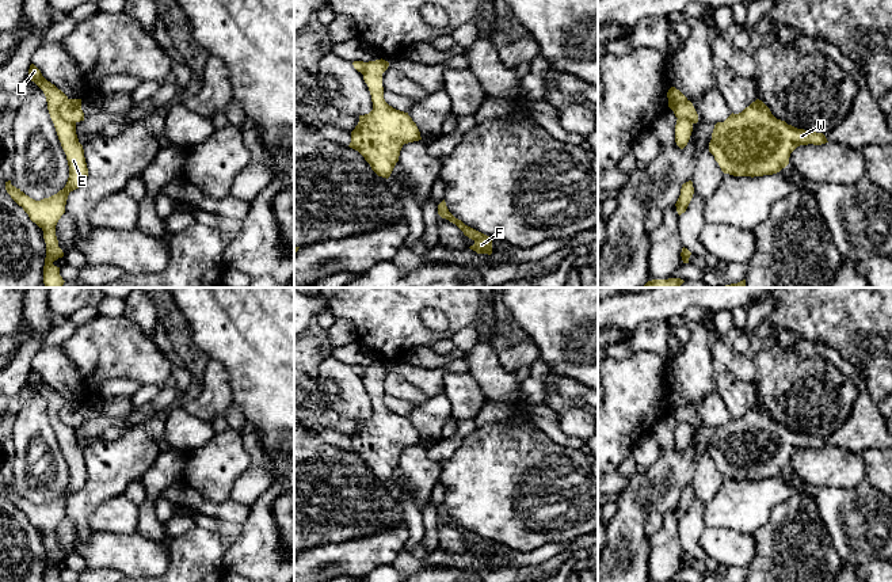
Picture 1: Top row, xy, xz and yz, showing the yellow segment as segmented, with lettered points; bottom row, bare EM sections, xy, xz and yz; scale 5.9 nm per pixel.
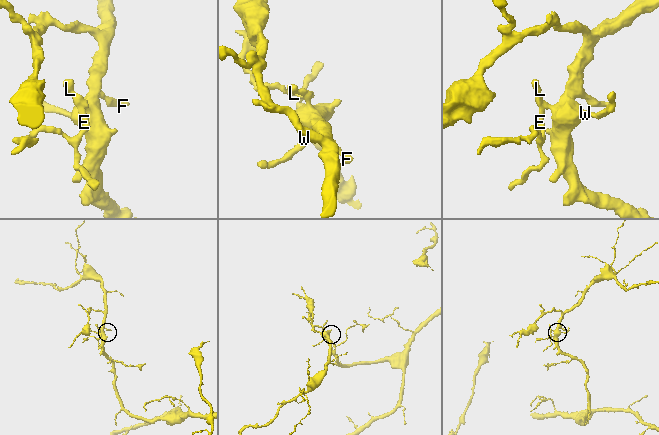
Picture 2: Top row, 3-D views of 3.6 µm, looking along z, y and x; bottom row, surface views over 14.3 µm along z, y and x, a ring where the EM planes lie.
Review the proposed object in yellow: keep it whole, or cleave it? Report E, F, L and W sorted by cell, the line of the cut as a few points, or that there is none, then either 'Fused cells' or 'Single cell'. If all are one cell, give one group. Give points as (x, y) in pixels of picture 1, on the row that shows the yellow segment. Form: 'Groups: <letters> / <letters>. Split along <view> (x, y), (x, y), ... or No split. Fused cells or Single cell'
Groups: E L / F W. Split along xy (67, 98), (60, 107), (60, 114), (75, 124). Fused cells

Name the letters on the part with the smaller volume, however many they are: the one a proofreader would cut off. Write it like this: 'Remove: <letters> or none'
Remove: E, L

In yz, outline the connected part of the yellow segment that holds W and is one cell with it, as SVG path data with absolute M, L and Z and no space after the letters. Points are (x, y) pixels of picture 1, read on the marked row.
M759 99L714 125L709 152L724 174L763 176L779 172L800 145L828 142L823 133L797 129L777 119Z

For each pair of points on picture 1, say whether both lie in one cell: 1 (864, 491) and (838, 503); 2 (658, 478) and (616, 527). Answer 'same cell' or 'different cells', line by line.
1: same cell
2: same cell

